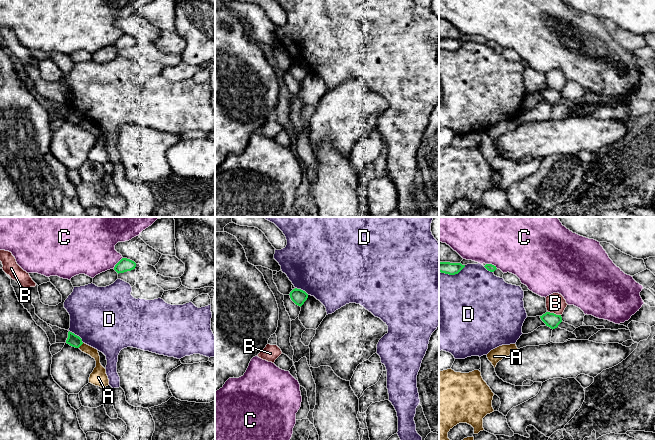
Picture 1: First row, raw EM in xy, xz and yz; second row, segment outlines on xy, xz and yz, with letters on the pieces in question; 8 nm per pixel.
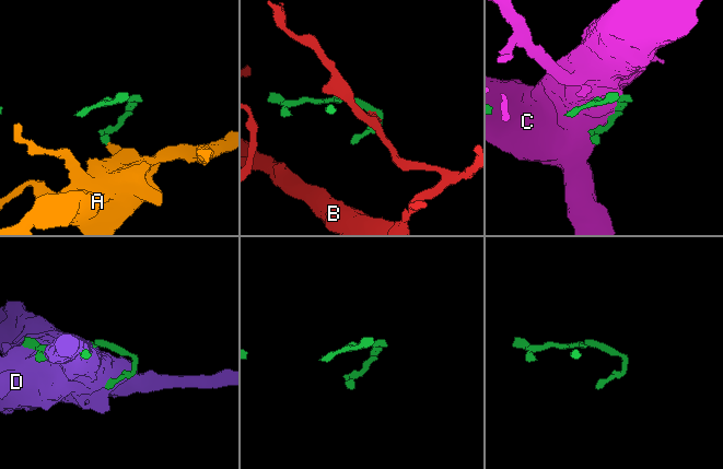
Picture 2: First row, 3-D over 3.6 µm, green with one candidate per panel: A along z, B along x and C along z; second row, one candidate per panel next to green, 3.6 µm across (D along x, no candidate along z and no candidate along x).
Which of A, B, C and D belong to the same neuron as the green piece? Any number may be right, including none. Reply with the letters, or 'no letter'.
no letter

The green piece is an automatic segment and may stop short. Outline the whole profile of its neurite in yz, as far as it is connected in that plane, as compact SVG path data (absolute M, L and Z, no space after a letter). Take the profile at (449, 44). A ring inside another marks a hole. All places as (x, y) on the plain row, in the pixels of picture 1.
M439 38L439 48L449 51L458 50L464 43L461 39Z

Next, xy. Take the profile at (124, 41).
M122 34L114 43L114 46L119 49L124 49L135 45L136 39L130 35Z

